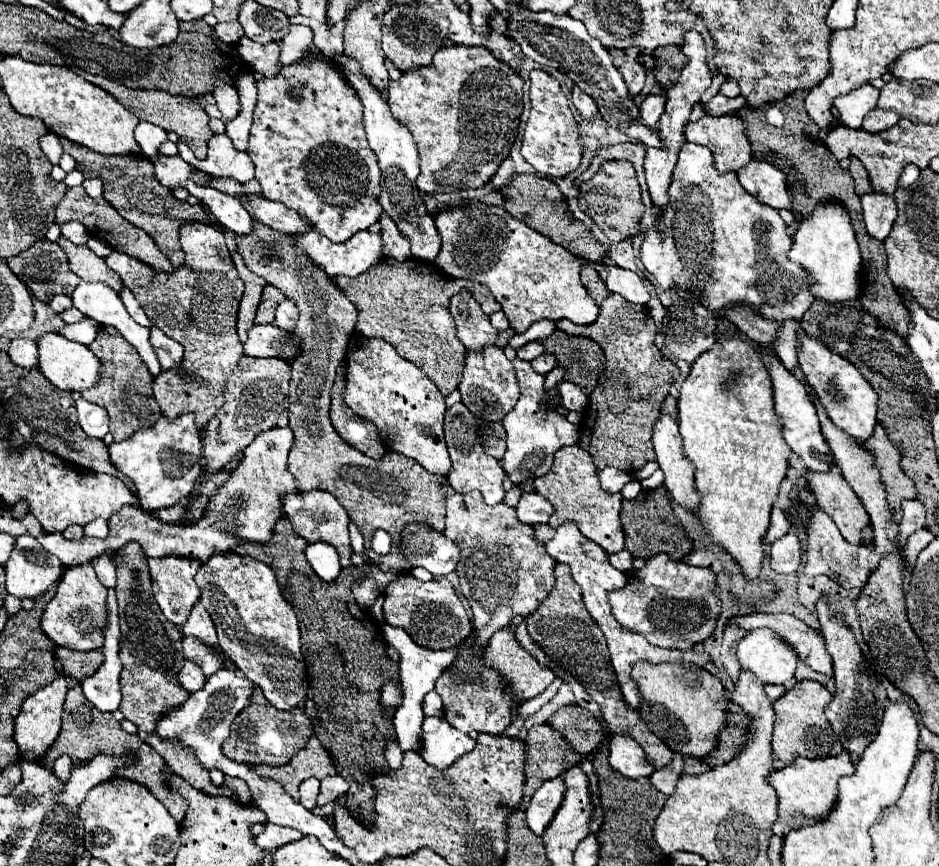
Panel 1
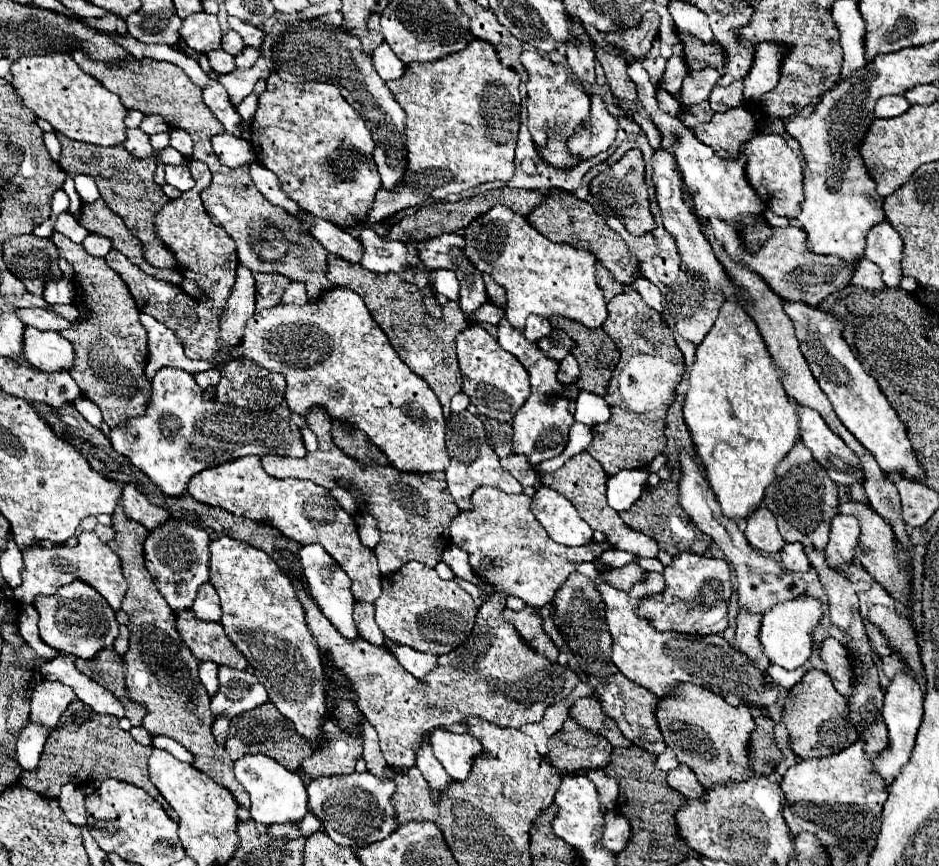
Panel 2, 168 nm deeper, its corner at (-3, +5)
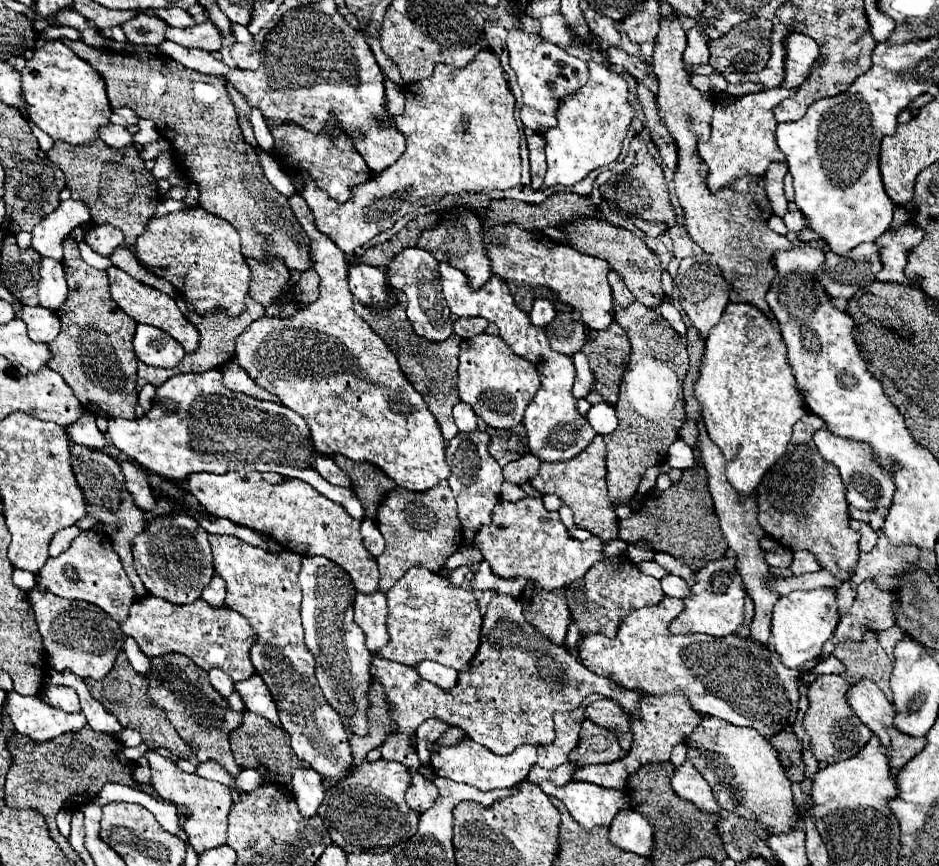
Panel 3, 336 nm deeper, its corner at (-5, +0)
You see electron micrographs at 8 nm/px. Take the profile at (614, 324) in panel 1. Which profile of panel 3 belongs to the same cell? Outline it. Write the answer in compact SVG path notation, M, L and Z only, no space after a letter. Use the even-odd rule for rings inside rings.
M640 302L620 310L616 322L628 332L632 354L620 384L618 404L614 406L618 428L614 434L604 436L608 448L606 482L612 504L628 504L644 472L666 460L668 446L678 438L678 430L686 422L682 384L688 372L688 352L680 334L656 310Z

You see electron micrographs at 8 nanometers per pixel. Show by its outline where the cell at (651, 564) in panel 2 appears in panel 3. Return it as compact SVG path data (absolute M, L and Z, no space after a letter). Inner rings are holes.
M666 576L662 578L662 592L664 596L670 596L670 598L688 598L690 596L690 586L680 578L680 576Z

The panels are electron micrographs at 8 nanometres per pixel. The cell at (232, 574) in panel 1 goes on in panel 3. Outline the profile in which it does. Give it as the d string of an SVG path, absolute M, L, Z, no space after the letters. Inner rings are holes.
M210 534L208 542L214 554L214 570L226 582L226 606L240 612L256 632L256 644L250 650L252 664L272 692L284 730L290 734L292 750L324 778L346 778L354 762L348 734L340 726L336 710L324 702L324 694L312 674L314 658L304 646L304 630L300 626L302 590L298 572L302 556L288 550L274 556L236 536Z

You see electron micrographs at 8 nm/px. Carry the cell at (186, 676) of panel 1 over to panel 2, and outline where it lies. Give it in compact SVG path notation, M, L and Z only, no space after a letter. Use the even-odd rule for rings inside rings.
M202 661L200 669L198 669L198 677L202 681L202 685L206 687L206 691L212 695L218 689L218 665L212 661Z

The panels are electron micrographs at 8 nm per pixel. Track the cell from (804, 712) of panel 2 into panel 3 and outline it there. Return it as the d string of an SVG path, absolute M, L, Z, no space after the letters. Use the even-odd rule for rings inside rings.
M828 674L820 676L810 688L808 688L808 700L810 708L804 716L804 730L812 738L812 752L816 760L824 766L836 764L840 760L848 760L856 756L872 738L870 728L852 712L846 694L852 688L852 682L848 682L840 674Z

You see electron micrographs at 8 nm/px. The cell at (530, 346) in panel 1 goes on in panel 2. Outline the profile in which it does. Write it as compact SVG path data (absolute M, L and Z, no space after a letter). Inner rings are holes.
M528 317L526 319L526 329L524 329L524 337L530 341L530 343L538 343L542 337L550 335L552 331L552 325L548 319L544 317Z

